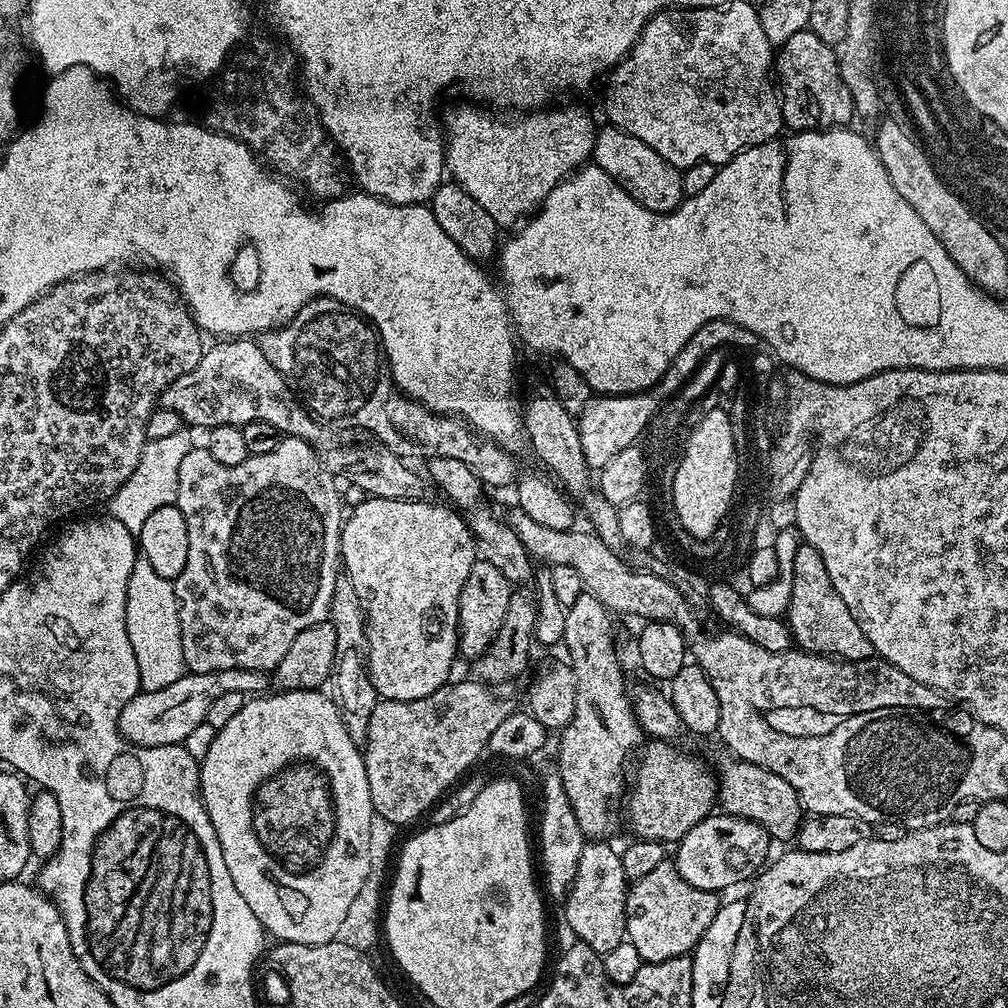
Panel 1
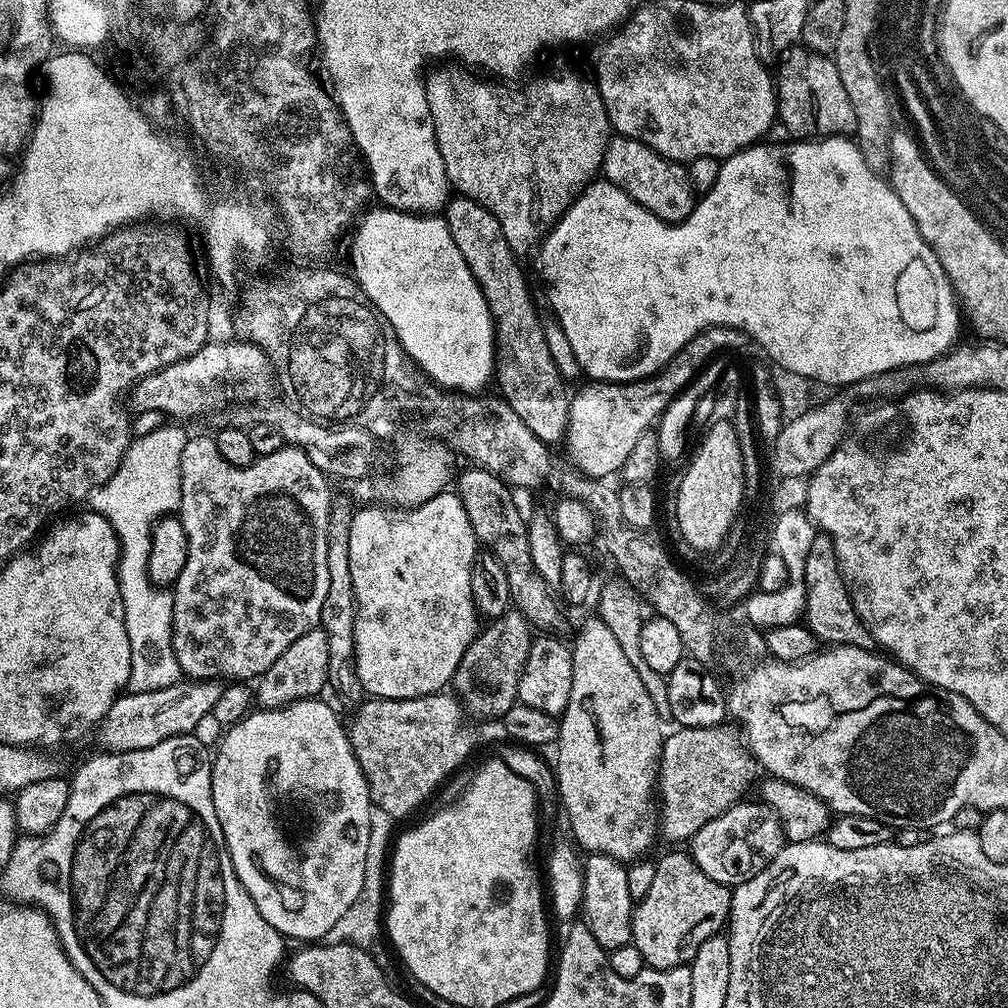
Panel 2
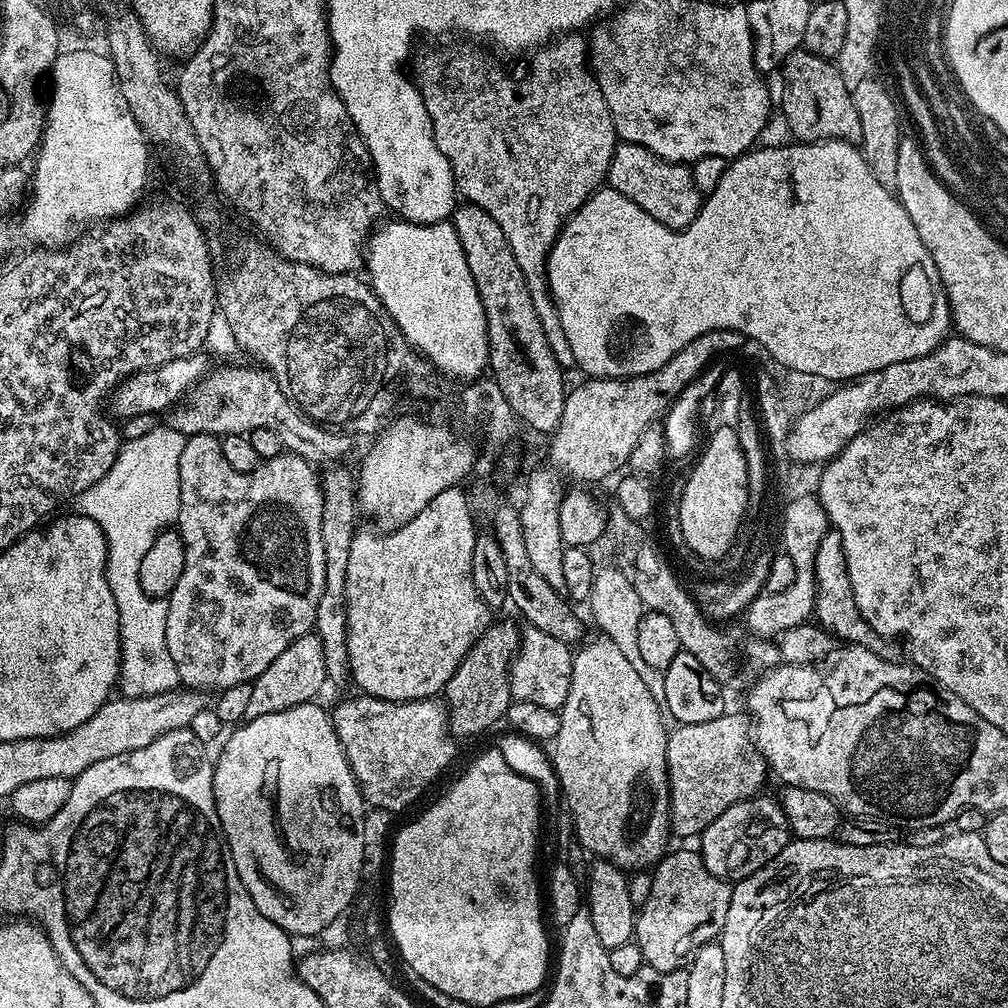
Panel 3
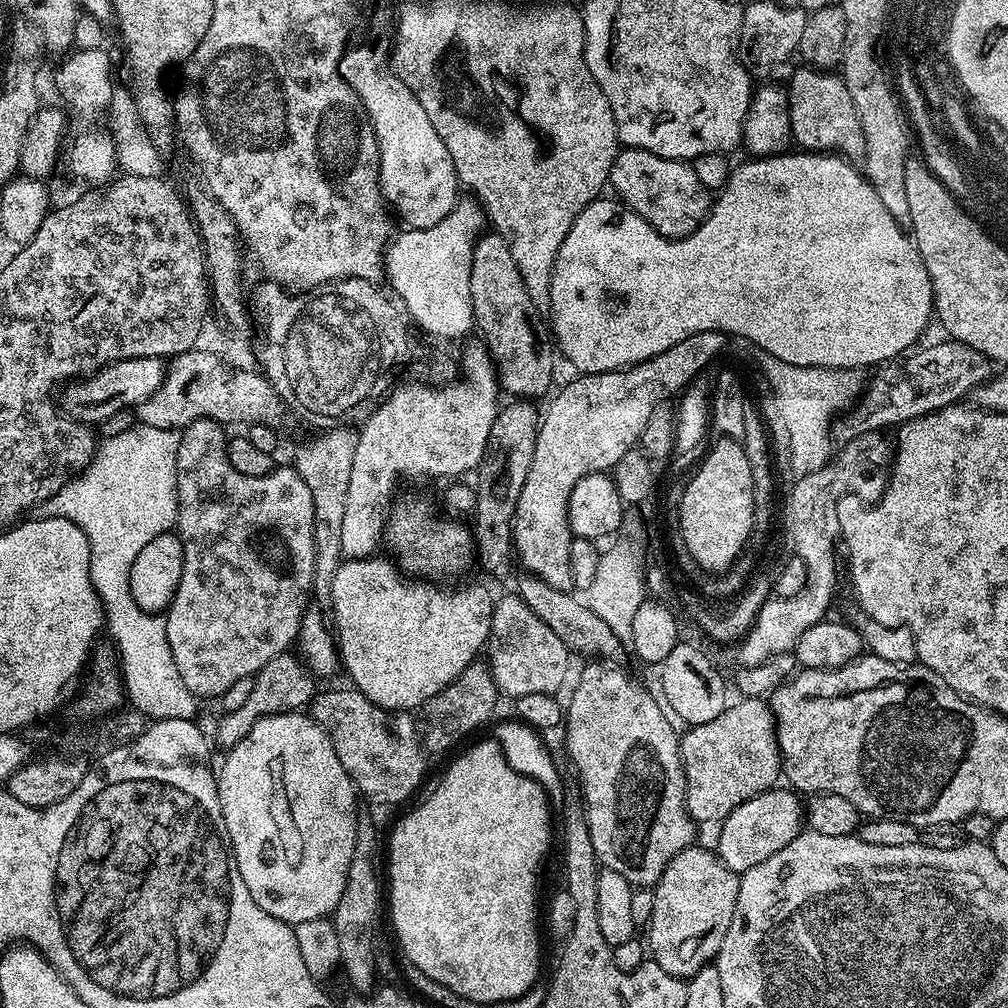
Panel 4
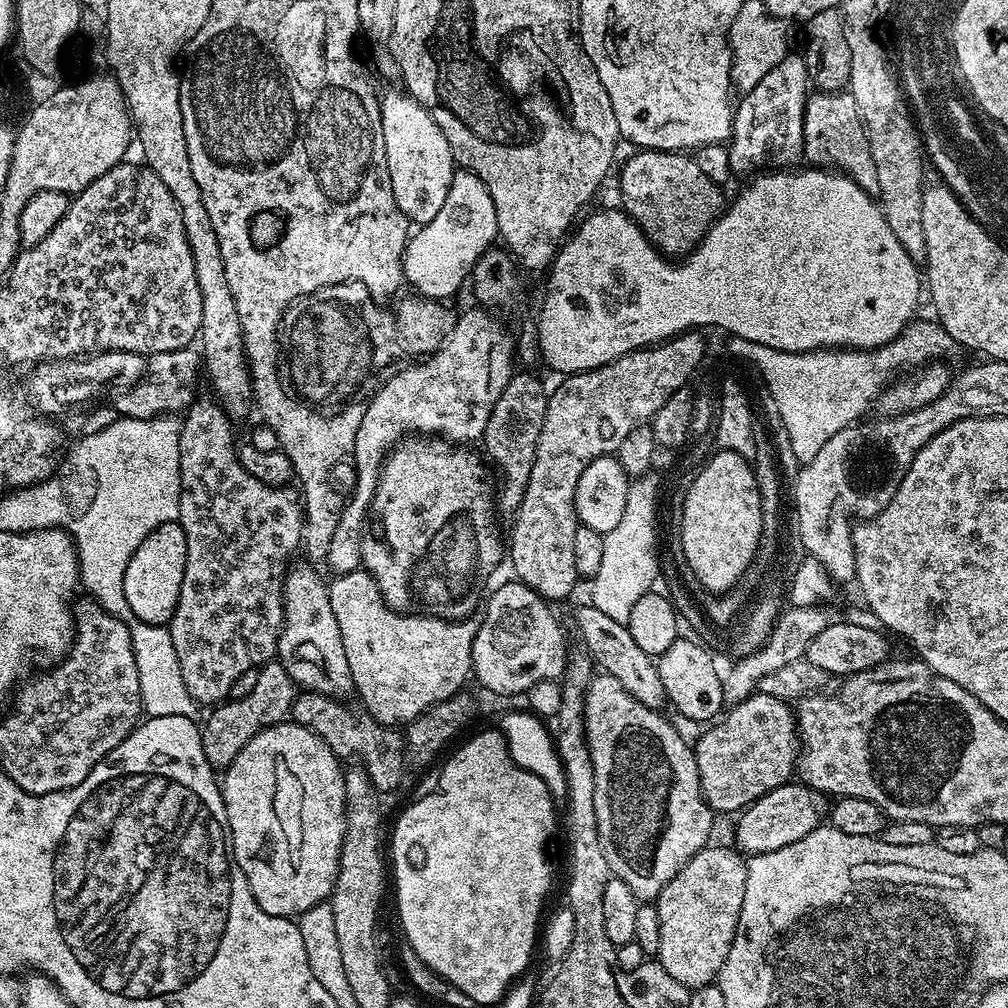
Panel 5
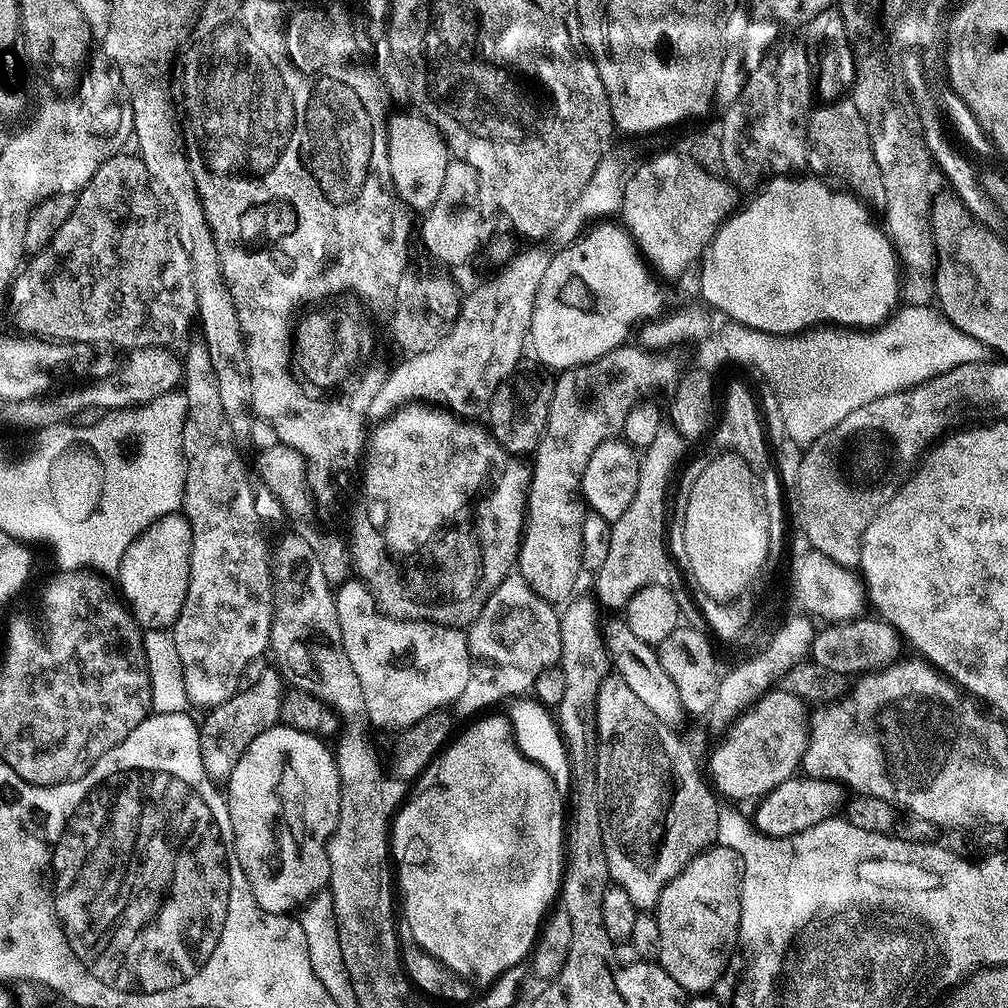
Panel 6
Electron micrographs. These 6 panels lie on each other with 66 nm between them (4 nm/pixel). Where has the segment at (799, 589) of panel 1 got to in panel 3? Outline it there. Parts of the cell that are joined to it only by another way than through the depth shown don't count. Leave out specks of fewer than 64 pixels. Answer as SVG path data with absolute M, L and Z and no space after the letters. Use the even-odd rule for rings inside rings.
M836 531L825 532L822 542L818 542L818 554L814 558L814 566L816 567L815 623L845 645L865 648L878 654L878 658L883 660L899 661L902 656L901 645L887 636L878 634L878 630L874 630L874 626L870 626L870 622L862 618L862 610L858 610L858 602L854 602L854 590L850 586L850 574L846 566L846 554L842 550L842 538Z

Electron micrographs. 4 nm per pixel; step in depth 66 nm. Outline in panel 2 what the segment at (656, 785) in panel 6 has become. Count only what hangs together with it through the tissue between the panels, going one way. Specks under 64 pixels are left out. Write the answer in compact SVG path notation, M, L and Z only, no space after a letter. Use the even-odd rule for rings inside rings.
M592 614L581 622L576 632L576 641L571 641L570 647L570 702L563 716L559 717L560 729L554 741L554 771L559 807L564 816L568 815L568 828L573 836L571 839L585 853L601 852L615 860L631 862L643 857L652 839L658 836L658 820L654 815L654 787L658 782L660 751L666 732L660 729L660 715L650 694L646 694L646 686L642 686L642 678L638 678L622 646L618 646L618 638L614 638L610 626L606 626L599 615Z

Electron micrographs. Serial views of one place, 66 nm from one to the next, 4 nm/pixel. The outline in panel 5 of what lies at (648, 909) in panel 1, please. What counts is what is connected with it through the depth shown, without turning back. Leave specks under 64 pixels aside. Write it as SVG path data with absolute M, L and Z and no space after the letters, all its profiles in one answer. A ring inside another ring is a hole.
M705 846L656 897L654 903L658 910L659 941L656 956L658 962L670 974L670 978L678 978L689 990L704 988L719 977L722 966L730 954L730 946L736 937L738 918L742 910L742 894L746 886L745 857L739 856L732 848L712 848Z

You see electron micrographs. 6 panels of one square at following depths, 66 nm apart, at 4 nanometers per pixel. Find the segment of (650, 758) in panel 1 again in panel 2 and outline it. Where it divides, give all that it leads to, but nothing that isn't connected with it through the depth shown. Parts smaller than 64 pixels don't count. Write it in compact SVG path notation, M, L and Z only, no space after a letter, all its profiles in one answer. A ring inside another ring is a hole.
M717 726L715 728L681 728L677 727L676 732L669 731L664 738L664 745L660 751L660 766L658 769L658 832L661 837L665 836L668 840L684 840L691 841L694 834L698 834L698 830L702 830L702 826L706 826L706 822L714 822L714 818L718 818L731 808L732 805L741 803L745 799L744 791L755 780L756 772L758 773L758 765L751 752L742 743L741 737L736 736L732 732L727 732L727 727Z

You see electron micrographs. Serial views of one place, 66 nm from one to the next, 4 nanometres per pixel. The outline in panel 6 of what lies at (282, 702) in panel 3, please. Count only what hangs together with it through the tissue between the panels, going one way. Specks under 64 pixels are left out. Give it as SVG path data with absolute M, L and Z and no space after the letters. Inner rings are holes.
M265 667L262 678L253 684L244 684L226 702L211 709L208 716L198 724L198 743L202 750L204 774L213 782L226 782L238 766L238 758L246 754L250 742L268 728L277 727L280 720L280 706L286 691L285 681L275 667Z

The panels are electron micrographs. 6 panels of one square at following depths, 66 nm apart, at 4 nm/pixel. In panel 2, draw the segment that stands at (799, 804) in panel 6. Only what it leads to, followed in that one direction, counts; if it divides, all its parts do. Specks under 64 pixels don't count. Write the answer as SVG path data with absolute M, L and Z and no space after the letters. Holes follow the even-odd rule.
M748 803L734 804L714 822L706 822L690 841L690 855L698 870L719 884L735 886L754 878L786 843L776 816L761 803Z

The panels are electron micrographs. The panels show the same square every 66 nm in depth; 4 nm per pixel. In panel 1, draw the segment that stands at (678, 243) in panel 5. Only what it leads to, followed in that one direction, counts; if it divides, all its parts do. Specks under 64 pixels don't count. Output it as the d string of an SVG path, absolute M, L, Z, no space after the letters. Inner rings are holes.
M604 126L597 131L596 148L592 151L592 160L599 168L606 170L606 174L610 174L610 178L614 178L618 186L628 191L630 198L646 206L646 210L673 212L686 199L681 169L666 162L662 154L650 150L646 142L638 142L638 138L626 134L621 128Z

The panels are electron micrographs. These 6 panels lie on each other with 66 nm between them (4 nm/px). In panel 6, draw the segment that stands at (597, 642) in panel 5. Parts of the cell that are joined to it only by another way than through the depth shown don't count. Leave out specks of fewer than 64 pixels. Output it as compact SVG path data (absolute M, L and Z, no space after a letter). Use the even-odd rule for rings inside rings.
M616 618L616 620L610 621L609 624L607 621L603 625L602 631L604 634L604 644L608 648L608 658L615 675L620 676L622 682L626 682L626 686L630 686L630 690L634 690L634 694L638 694L640 701L654 713L654 718L658 718L658 722L662 722L673 730L679 729L679 724L686 719L686 713L682 706L682 698L678 698L678 686L674 686L670 674L666 674L665 668L662 667L659 651L653 645L642 642L642 638L637 638L634 630L630 630L630 626L623 618Z

